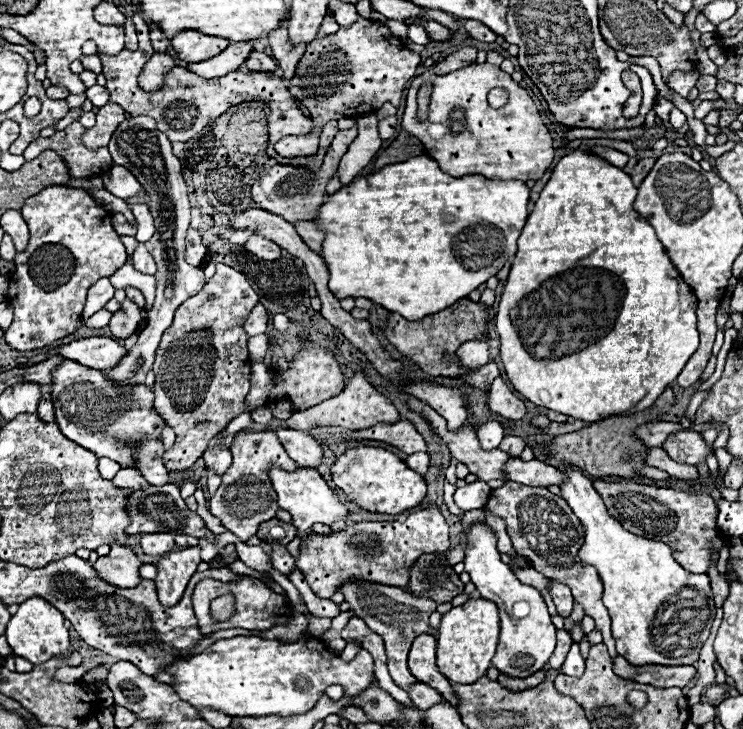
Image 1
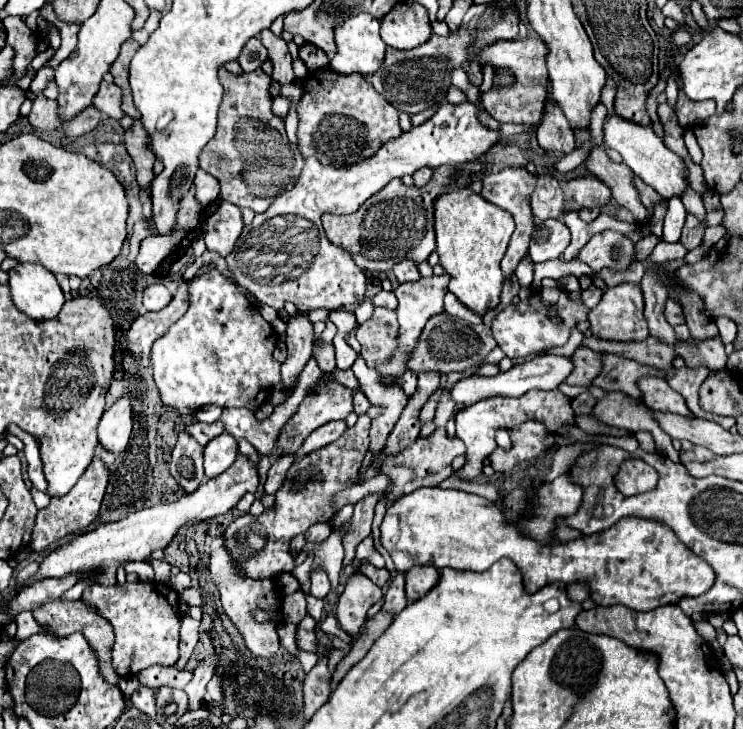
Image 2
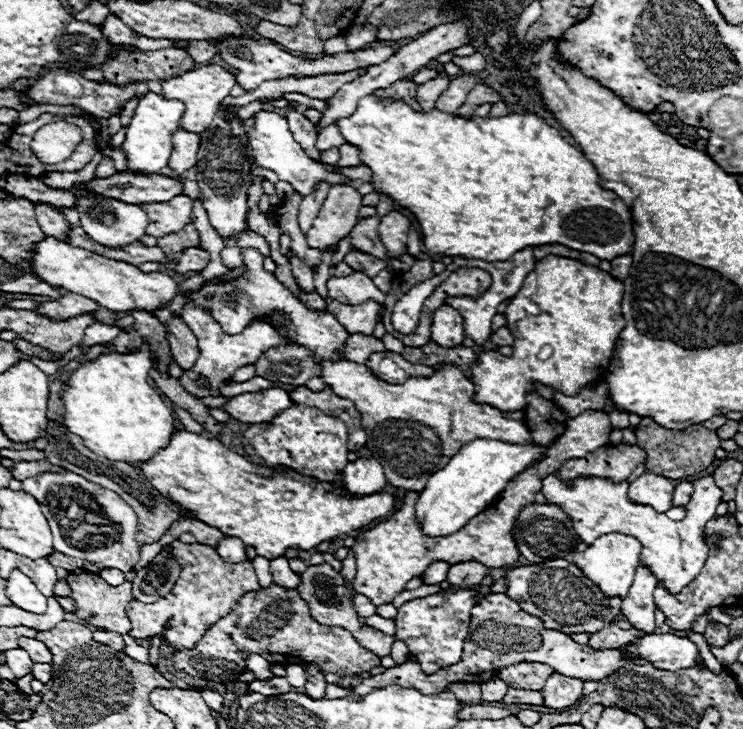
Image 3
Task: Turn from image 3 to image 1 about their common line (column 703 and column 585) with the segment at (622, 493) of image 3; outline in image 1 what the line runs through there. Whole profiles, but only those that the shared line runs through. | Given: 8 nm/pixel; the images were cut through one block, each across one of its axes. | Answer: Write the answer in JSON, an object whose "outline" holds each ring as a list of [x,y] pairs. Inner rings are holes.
{"outline":[[[566,470],[564,474],[566,482],[560,486],[562,498],[570,504],[584,526],[584,544],[578,552],[580,564],[594,566],[602,578],[602,600],[612,618],[612,636],[616,640],[618,654],[634,666],[694,664],[704,640],[710,634],[716,612],[708,574],[692,574],[684,570],[674,560],[672,548],[664,542],[624,530],[622,524],[608,514],[600,494],[582,472]],[[684,588],[694,592],[692,600],[688,600],[688,608],[662,608],[678,602]]]}

